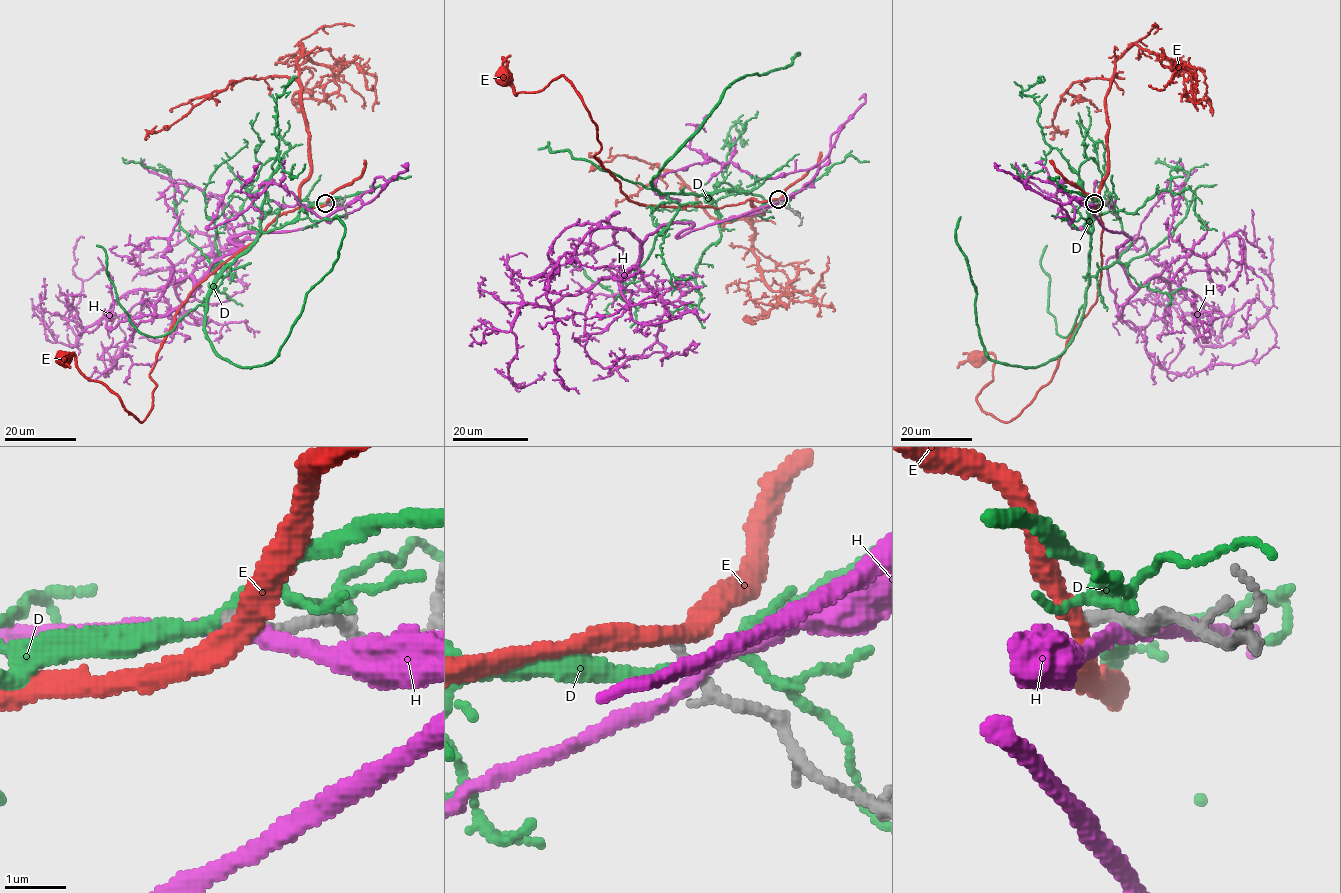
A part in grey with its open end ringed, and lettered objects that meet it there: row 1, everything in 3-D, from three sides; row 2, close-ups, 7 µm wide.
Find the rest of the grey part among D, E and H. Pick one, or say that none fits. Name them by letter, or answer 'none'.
none

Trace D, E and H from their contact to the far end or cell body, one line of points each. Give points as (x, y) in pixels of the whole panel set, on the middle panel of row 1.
D: (779, 200), (731, 189), (662, 193), (652, 180), (731, 83), (785, 68), (799, 54), (791, 58)
E: (778, 200), (714, 208), (633, 202), (593, 156), (601, 145), (596, 125), (564, 75), (516, 94), (504, 76)
H: (780, 201), (795, 193), (681, 236), (690, 222), (664, 223), (619, 276), (519, 307), (508, 376), (524, 383)

